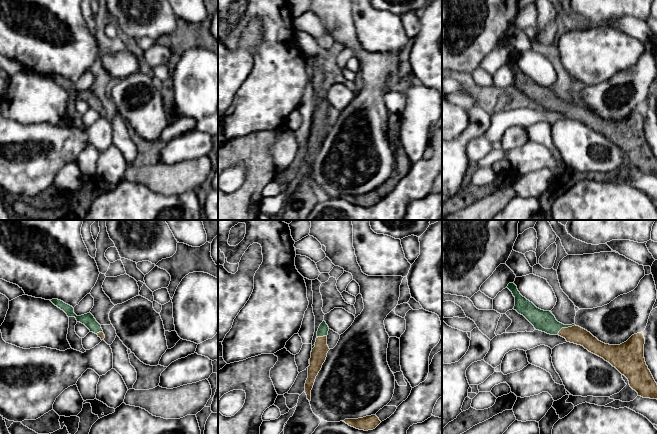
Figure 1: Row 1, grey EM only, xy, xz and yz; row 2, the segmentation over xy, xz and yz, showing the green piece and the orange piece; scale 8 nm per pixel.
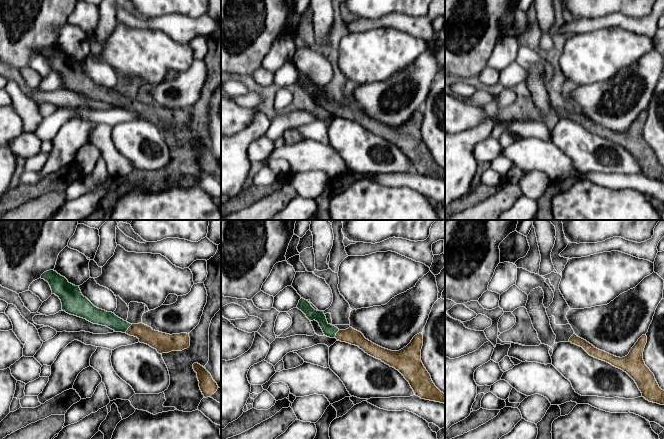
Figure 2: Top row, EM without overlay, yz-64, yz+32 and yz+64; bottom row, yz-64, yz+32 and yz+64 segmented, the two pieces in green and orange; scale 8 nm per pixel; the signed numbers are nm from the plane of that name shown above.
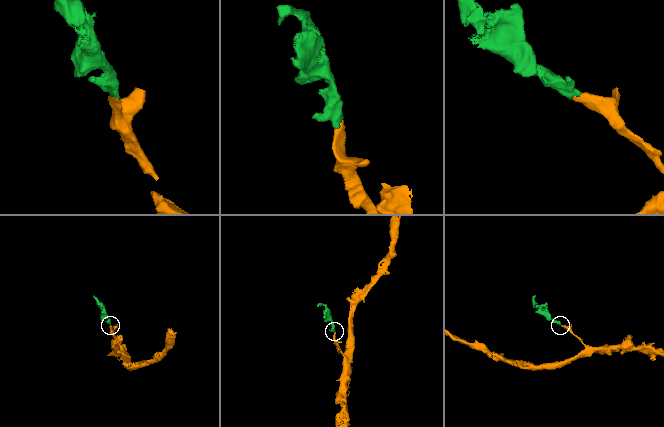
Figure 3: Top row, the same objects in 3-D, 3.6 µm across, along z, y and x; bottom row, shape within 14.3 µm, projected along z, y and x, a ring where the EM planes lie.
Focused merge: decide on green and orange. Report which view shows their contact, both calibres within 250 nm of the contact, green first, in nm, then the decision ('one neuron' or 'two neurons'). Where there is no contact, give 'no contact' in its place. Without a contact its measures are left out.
yz | 170/140 nm | one neuron

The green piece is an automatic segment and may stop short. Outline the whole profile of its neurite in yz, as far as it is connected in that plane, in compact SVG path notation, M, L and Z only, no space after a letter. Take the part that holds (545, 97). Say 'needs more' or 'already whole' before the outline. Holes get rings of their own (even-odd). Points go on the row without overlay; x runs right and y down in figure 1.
needs more; M509 59L507 64L515 73L513 85L523 91L536 106L559 111L567 118L583 122L589 128L609 138L624 151L638 172L657 175L657 159L644 134L645 114L642 108L632 111L620 121L605 120L587 106L575 100L564 101L558 98L550 87L537 84L520 70L514 59Z

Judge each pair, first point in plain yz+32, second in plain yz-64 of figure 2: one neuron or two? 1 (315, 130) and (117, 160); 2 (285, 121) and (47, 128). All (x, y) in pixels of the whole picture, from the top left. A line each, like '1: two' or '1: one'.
1: one
2: one

